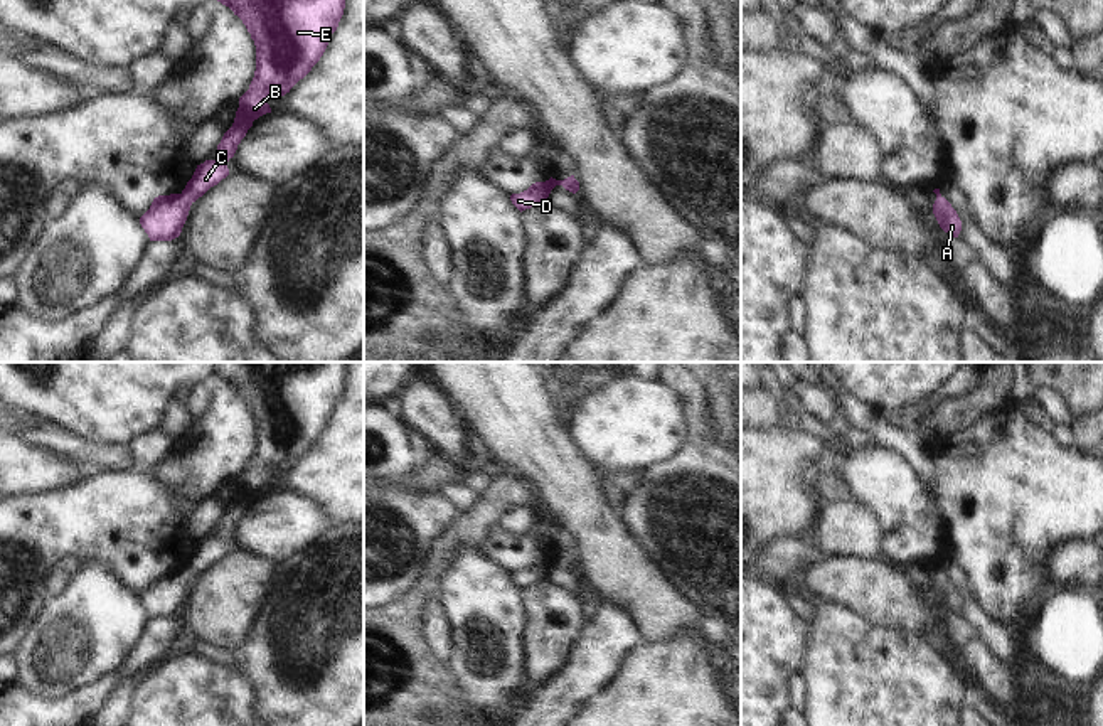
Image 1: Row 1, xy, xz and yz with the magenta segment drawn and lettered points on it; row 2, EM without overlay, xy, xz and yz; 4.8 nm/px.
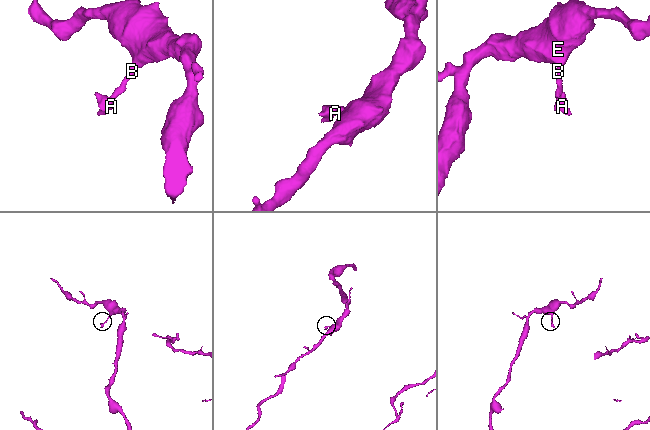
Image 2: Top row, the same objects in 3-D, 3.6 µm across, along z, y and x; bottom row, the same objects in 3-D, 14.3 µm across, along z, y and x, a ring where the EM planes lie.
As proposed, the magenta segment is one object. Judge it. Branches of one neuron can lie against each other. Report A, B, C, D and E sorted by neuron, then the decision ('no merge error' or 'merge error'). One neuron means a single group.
A B C D E; no merge error

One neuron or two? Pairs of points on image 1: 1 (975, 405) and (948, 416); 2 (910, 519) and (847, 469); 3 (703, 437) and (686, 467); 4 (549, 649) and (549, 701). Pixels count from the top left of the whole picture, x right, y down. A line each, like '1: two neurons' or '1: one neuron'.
1: one neuron
2: one neuron
3: two neurons
4: two neurons

